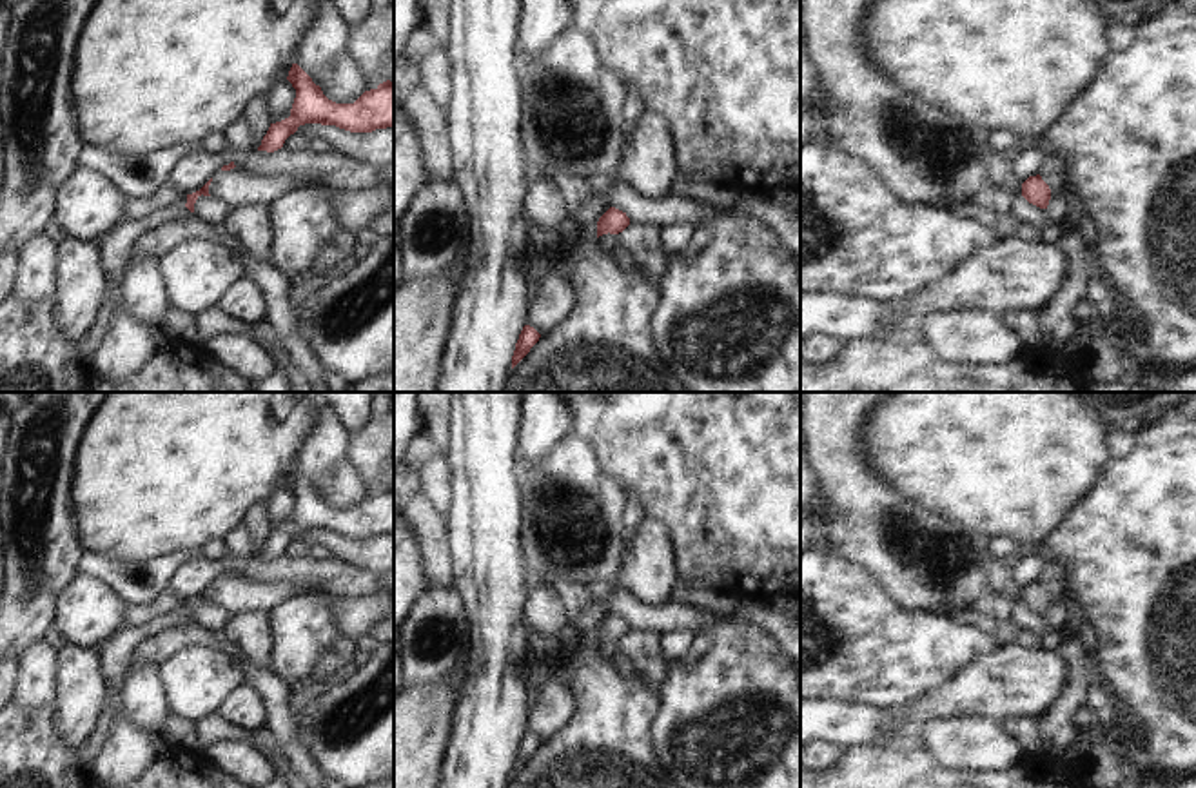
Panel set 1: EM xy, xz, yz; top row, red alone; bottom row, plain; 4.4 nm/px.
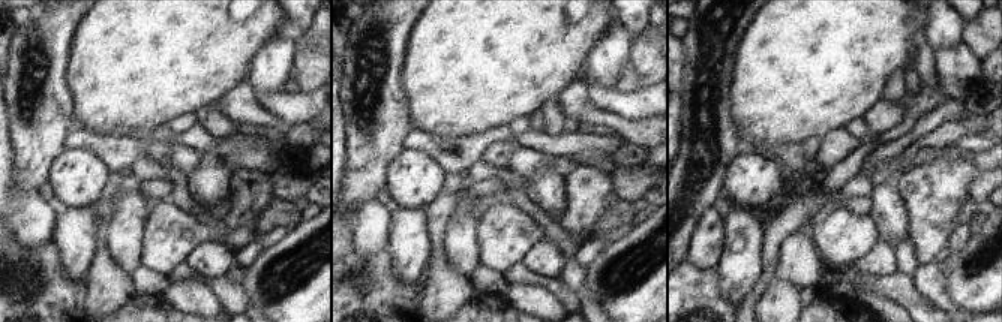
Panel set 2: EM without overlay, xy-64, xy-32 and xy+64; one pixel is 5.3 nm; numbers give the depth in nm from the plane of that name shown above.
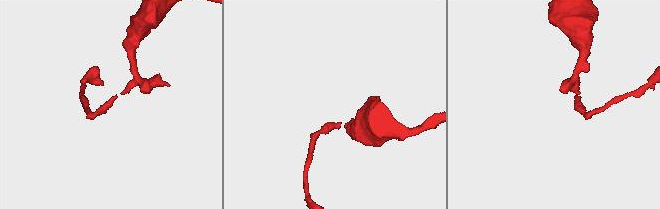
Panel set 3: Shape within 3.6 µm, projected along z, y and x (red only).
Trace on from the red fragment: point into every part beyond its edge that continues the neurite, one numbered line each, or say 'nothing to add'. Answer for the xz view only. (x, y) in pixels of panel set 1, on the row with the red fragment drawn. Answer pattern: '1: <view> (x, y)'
nothing to add

